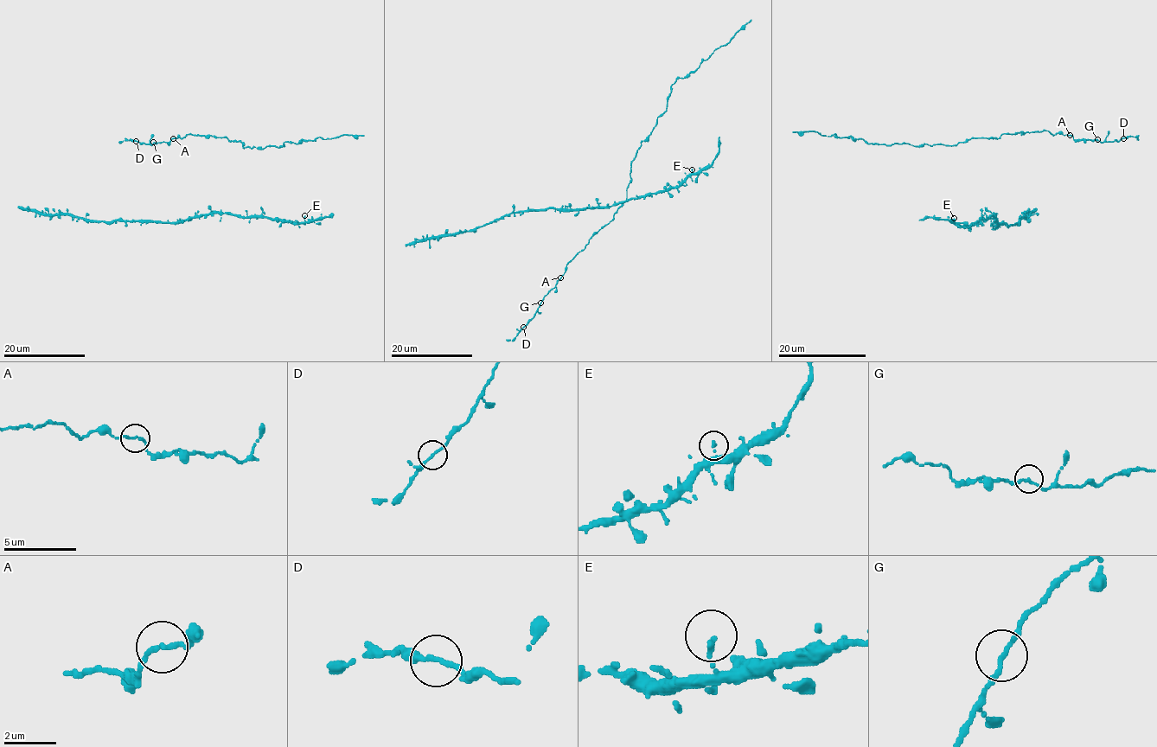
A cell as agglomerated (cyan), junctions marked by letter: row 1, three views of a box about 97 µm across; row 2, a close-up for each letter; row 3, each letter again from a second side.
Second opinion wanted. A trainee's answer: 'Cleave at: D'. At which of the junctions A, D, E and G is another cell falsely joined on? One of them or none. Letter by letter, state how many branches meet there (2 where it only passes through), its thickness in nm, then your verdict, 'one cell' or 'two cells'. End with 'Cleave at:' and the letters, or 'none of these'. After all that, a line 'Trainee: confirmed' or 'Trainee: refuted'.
A: branches 2; calibre 180 nm; one cell
D: branches 2; calibre 180 nm; one cell
E: branches 1; calibre 260 nm; one cell
G: branches 2; calibre 180 nm; one cell
Cleave at: none of these
Trainee: refuted

